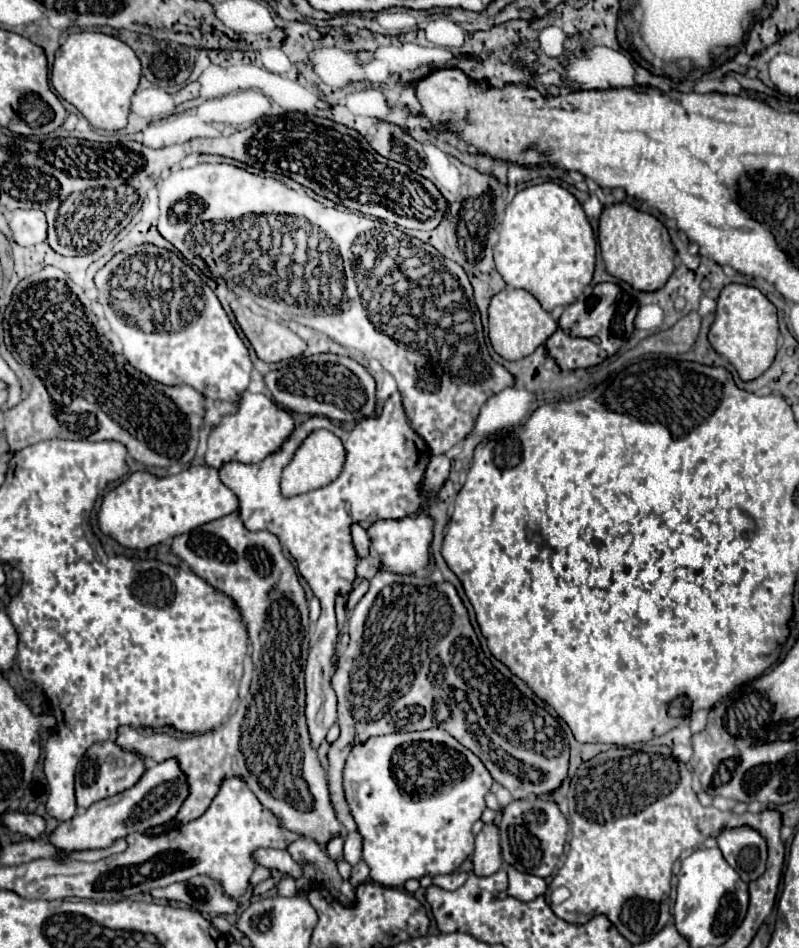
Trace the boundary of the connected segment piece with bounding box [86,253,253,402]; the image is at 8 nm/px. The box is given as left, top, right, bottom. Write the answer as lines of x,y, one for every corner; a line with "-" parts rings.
122,253
116,254
97,272
94,279
100,293
99,300
98,303
91,303
86,314
99,338
107,344
111,340
111,346
115,346
117,352
122,353
133,368
139,368
139,372
147,374
151,380
157,380
161,384
189,384
195,390
203,392
205,398
235,402
235,396
239,396
239,392
243,392
249,384
253,362
249,358
249,350
237,336
213,290
203,284
202,299
205,305
195,324
188,324
176,332
144,332
140,328
131,328
111,306
111,276
123,264
123,260
125,258

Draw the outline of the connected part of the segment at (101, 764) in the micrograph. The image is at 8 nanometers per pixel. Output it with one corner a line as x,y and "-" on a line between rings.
95,742
85,756
81,758
81,762
77,764
77,772
75,772
75,798
77,798
77,806
79,808
89,808
93,802
99,802
103,798
115,796
117,792
123,792
127,788
133,788
139,778
145,774
145,764
143,758
137,752
129,752
123,750
121,746
117,746
115,742

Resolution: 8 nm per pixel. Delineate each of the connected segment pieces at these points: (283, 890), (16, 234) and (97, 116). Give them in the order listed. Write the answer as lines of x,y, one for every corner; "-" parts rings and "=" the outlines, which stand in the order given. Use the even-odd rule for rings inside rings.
281,878
281,880
275,884
275,888
277,888
277,892
279,892
281,896
293,896
293,894
297,894
295,880
291,880
291,878
=
15,210
7,216
7,222
13,242
19,246
39,244
47,238
47,222
41,210
=
101,32
71,34
55,54
51,82
61,98
73,104
95,128
123,130
131,112
131,98
141,80
137,54
115,36

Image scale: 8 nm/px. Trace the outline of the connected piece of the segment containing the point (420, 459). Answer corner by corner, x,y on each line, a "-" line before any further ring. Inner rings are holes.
395,392
387,398
379,418
363,418
353,430
345,430
325,416
313,416
307,422
295,426
295,430
281,444
280,451
269,454
263,462
231,462
219,470
221,482
239,498
239,516
245,528
267,530
275,534
279,542
291,552
297,562
297,570
309,582
313,594
321,602
321,618
315,624
315,634
311,634
309,658
305,666
305,714
313,748
319,748
327,730
337,720
337,696
331,686
331,676
335,672
331,658
337,642
335,600
339,594
345,596
351,592
357,578
355,568
359,564
359,556
351,538
351,526
355,522
367,524
371,522
371,516
377,516
377,520
401,520
405,516
417,514
423,502
423,476
427,464
429,448
425,440
411,428
401,406
401,394
-
311,426
327,428
345,440
347,460
339,478
329,486
285,498
280,490
282,470
291,461
301,440
311,432

